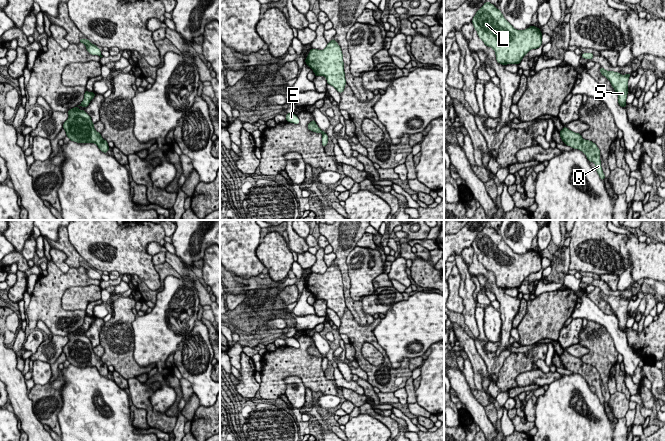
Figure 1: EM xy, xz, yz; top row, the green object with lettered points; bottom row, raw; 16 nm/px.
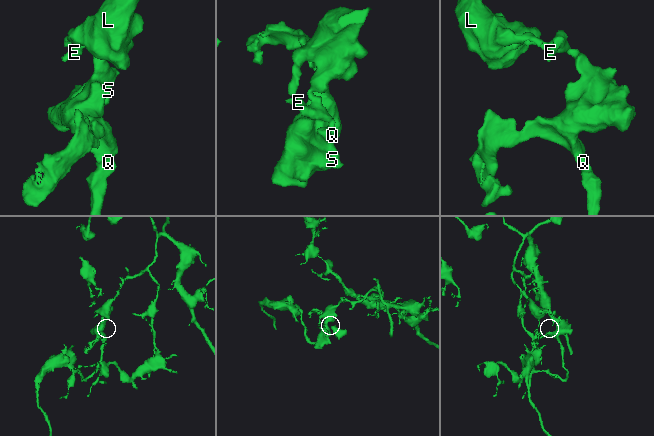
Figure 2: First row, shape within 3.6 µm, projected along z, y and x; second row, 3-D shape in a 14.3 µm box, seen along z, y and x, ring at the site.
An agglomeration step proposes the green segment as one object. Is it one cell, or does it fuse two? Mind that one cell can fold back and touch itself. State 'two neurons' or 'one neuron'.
two neurons

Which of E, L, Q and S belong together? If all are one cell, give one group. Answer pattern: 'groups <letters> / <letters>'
groups E L / Q S

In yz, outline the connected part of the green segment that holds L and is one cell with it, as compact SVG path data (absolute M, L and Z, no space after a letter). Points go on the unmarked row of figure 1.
M489 225L485 226L476 236L472 244L474 253L479 262L488 271L495 275L496 285L502 289L519 288L523 281L532 273L537 273L542 269L542 256L534 249L526 254L516 254Z

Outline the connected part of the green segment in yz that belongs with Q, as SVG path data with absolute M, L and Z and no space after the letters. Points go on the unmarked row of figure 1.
M565 350L559 358L565 369L582 375L589 386L595 387L595 394L600 400L600 403L604 405L605 399L601 391L600 374L597 369L592 365L583 363L580 357L575 357Z

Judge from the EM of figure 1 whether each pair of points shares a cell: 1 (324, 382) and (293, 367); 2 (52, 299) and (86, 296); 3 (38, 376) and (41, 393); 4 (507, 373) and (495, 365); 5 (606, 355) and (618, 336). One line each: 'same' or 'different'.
1: same
2: different
3: different
4: different
5: different

